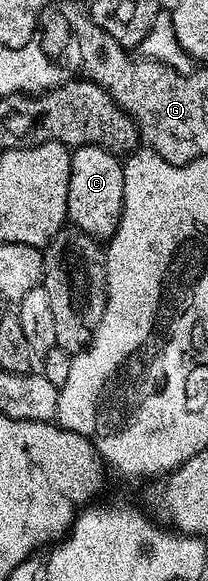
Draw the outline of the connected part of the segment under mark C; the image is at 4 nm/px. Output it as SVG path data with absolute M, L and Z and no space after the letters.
M78 145L71 153L71 175L67 183L67 221L72 228L105 243L115 235L123 215L123 161L118 154L98 145Z

